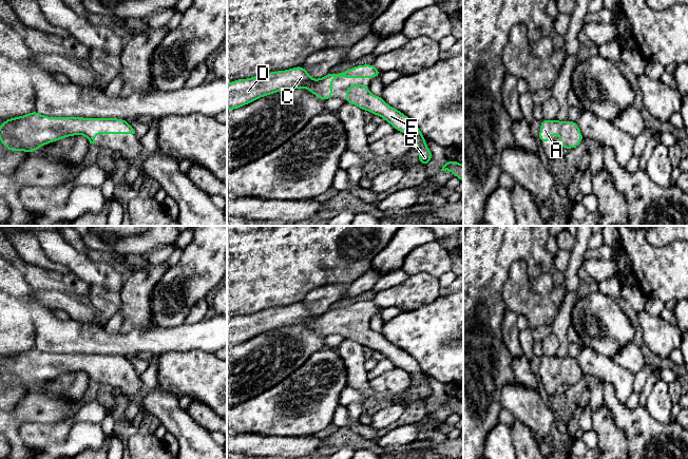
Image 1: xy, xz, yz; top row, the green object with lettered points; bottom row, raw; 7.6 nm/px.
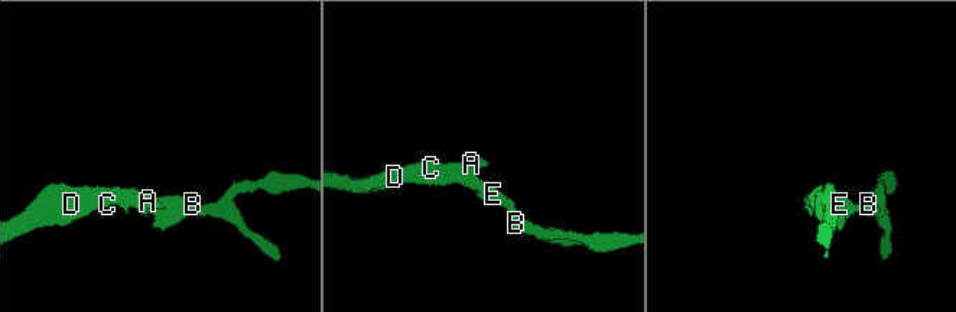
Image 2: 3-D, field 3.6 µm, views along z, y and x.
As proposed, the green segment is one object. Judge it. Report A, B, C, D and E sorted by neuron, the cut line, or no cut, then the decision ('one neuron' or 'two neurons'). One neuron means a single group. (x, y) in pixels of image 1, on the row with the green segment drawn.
groups A B C D E; cut none; one neuron

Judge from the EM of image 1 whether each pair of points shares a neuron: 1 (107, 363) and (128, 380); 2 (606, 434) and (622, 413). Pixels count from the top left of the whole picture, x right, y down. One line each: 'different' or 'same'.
1: same
2: different

